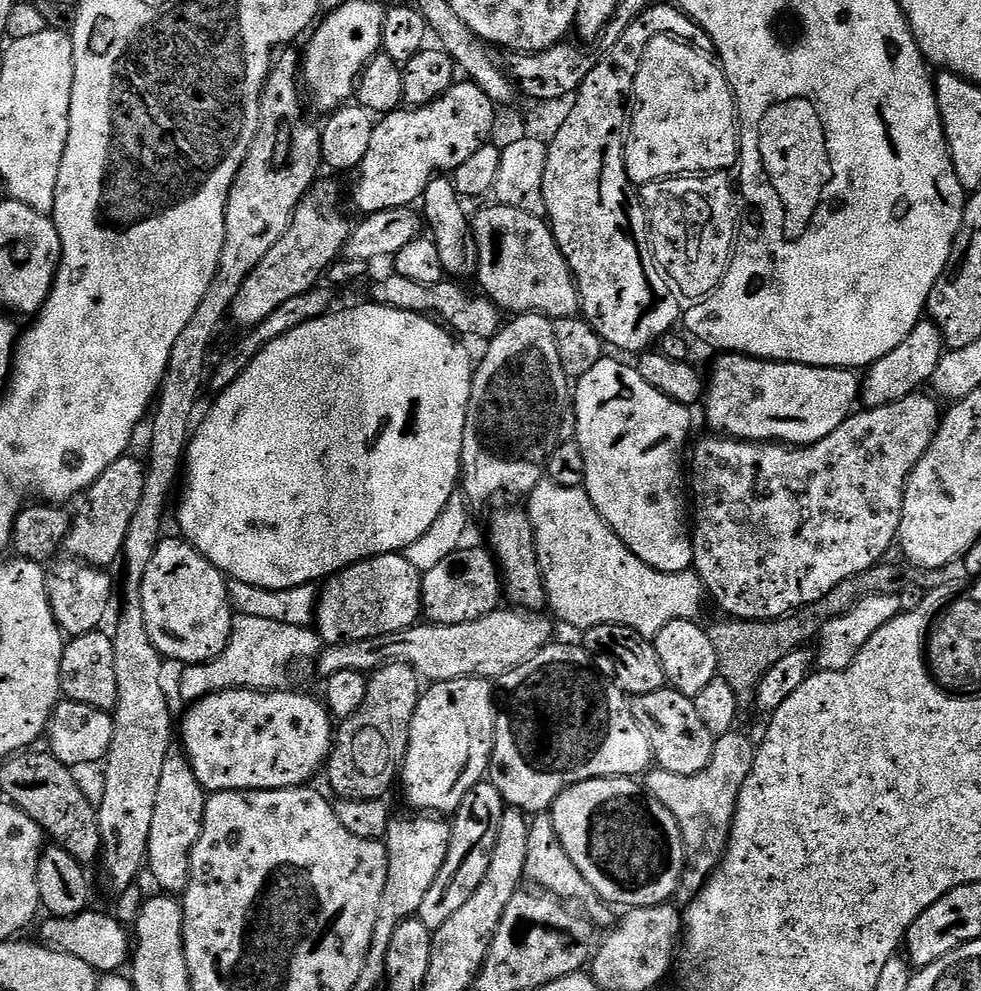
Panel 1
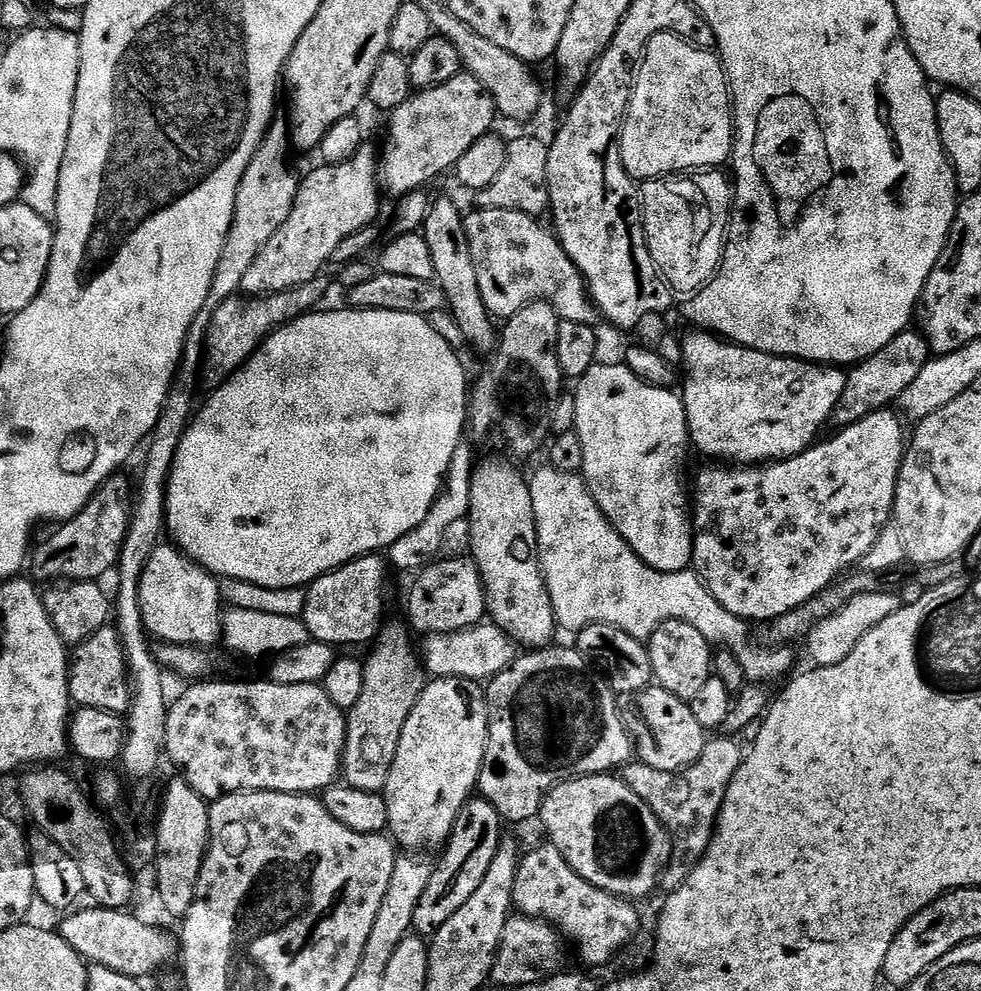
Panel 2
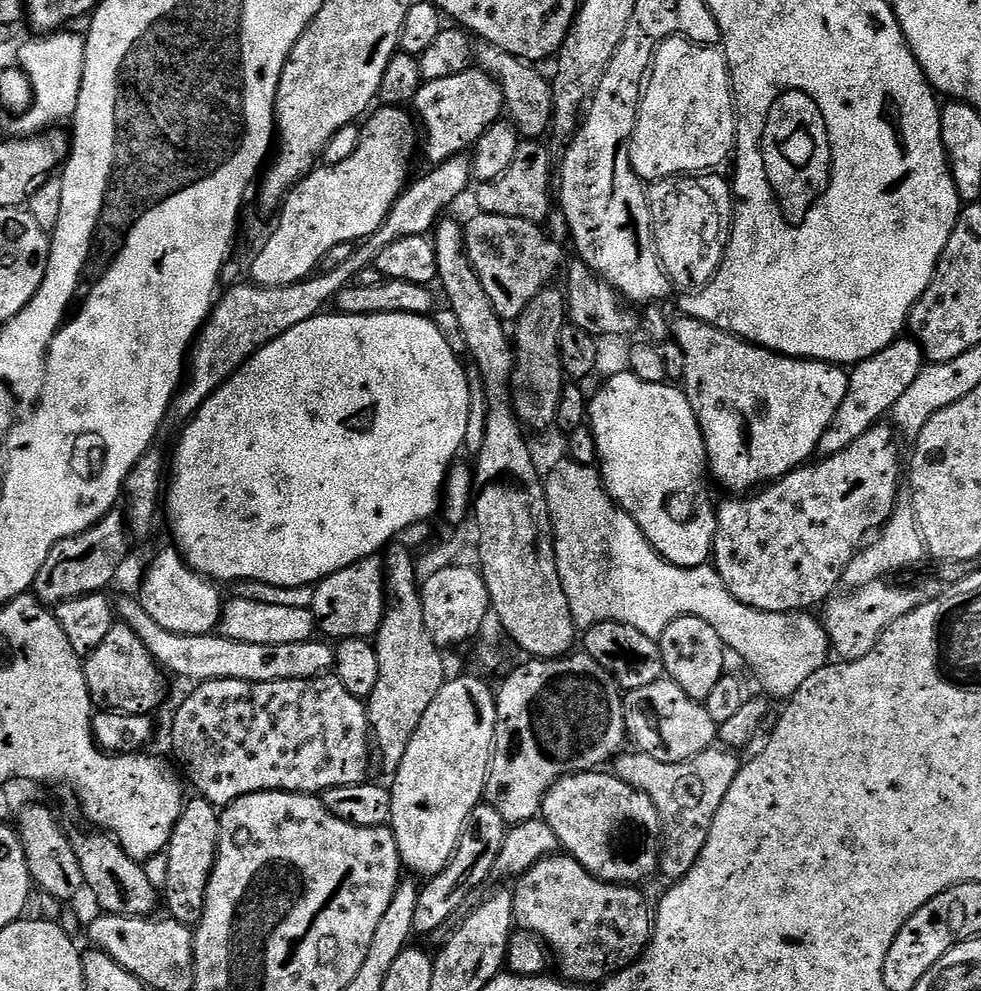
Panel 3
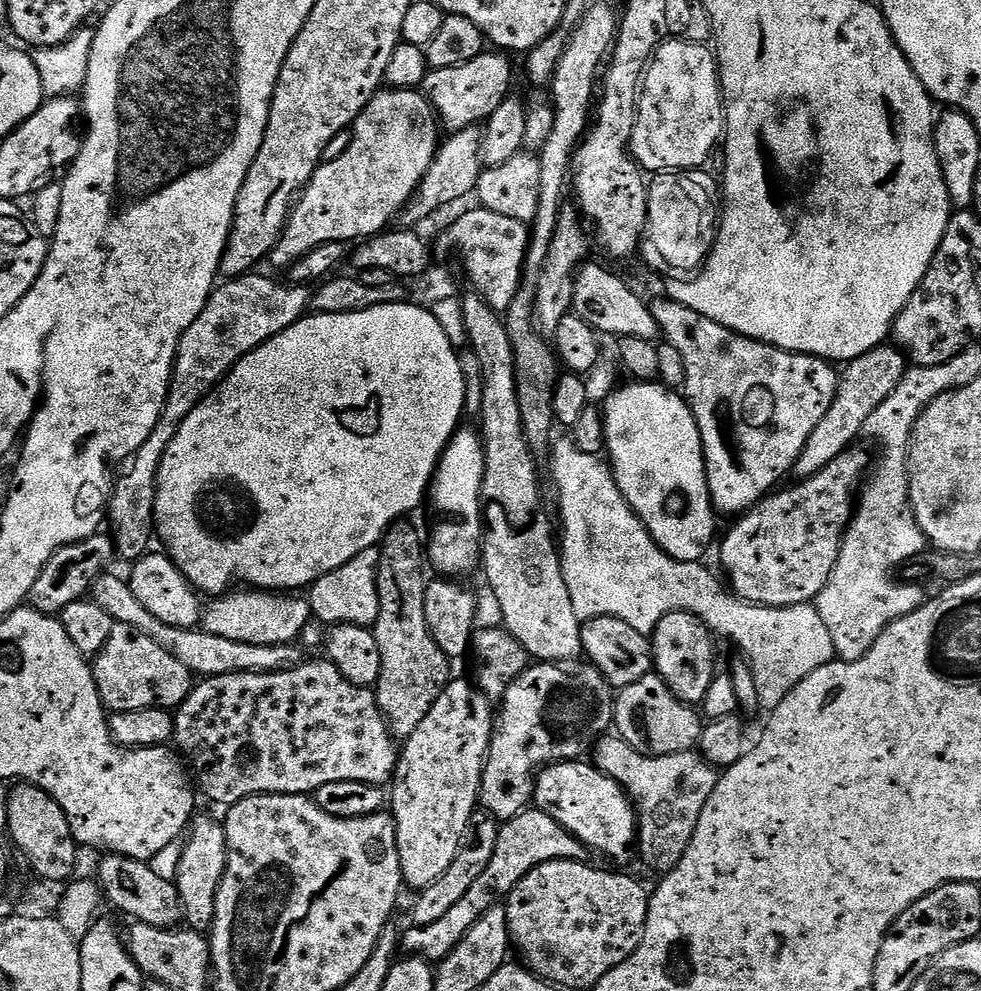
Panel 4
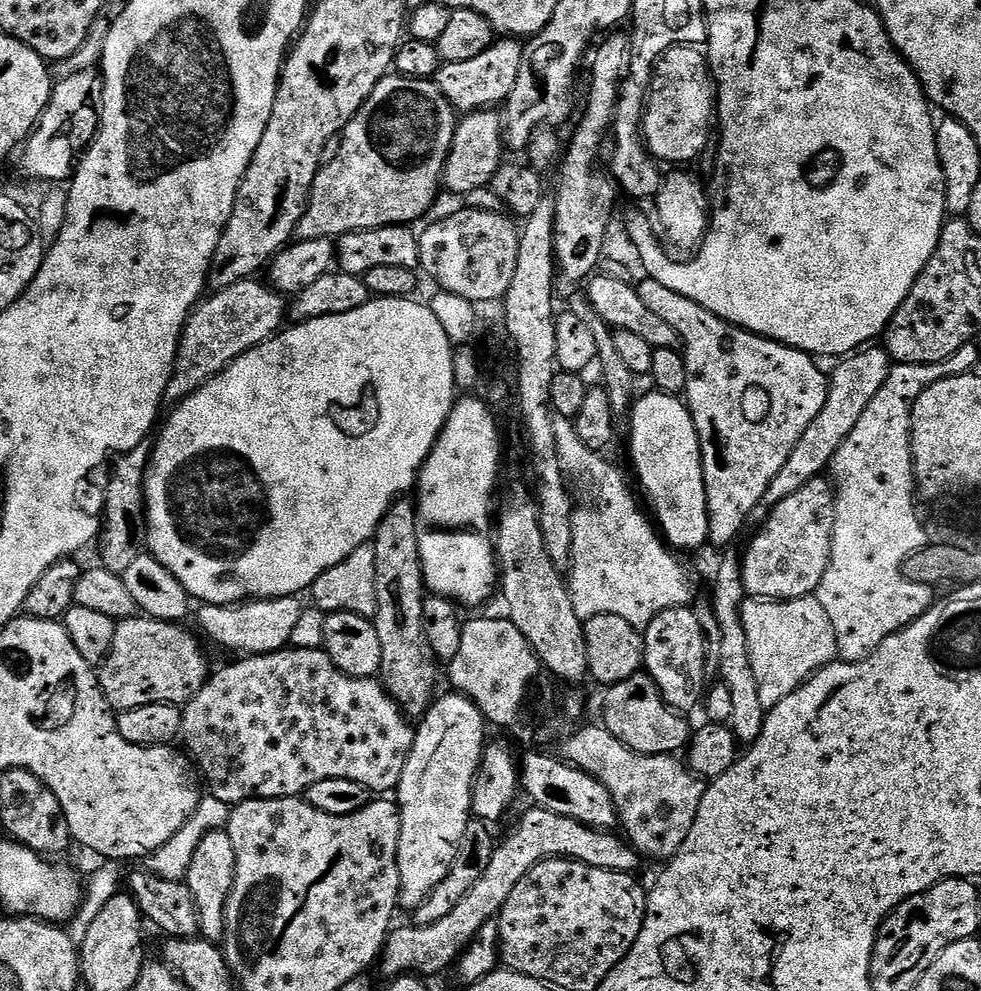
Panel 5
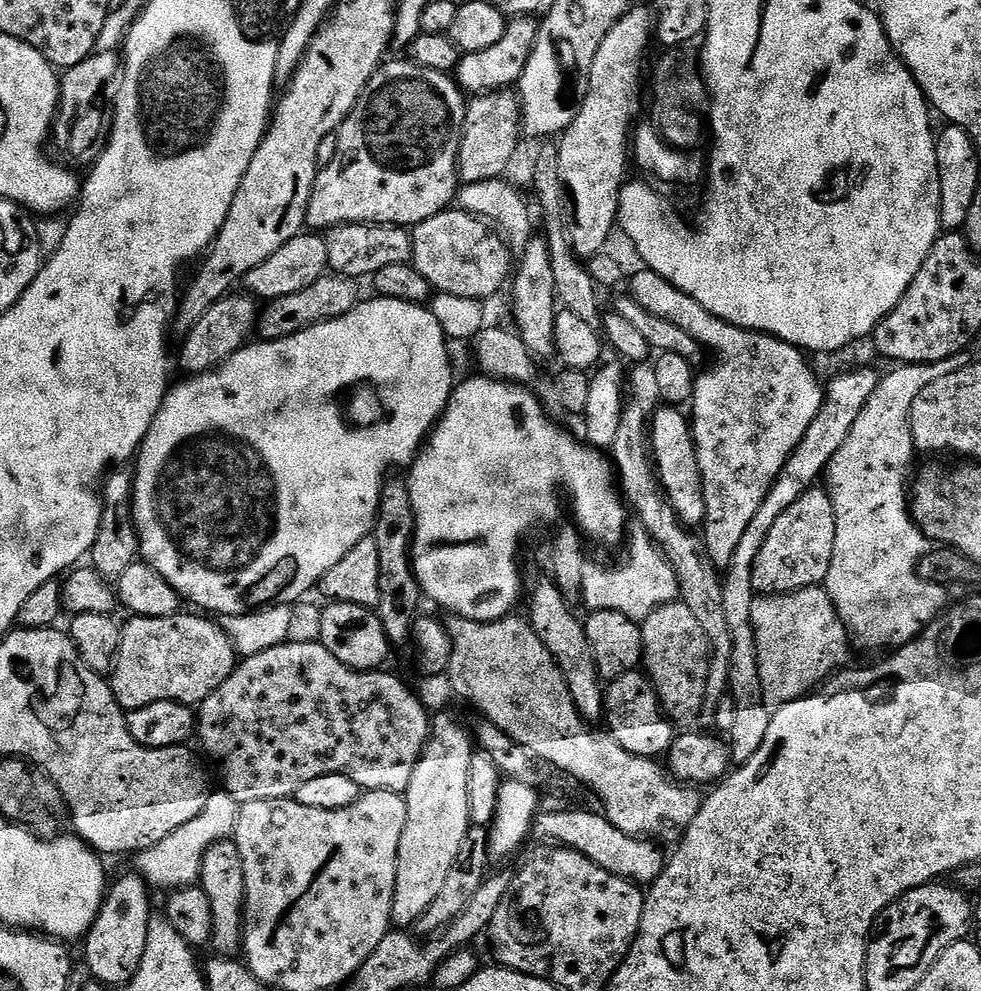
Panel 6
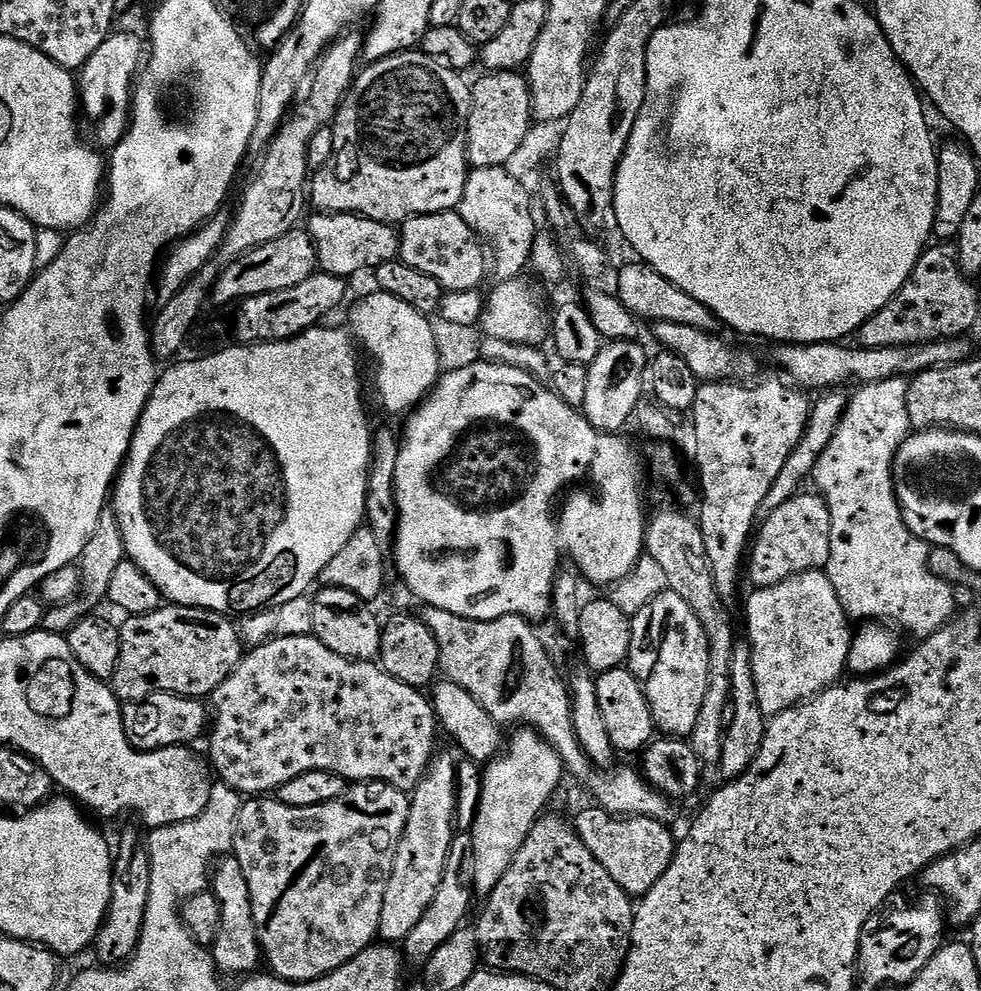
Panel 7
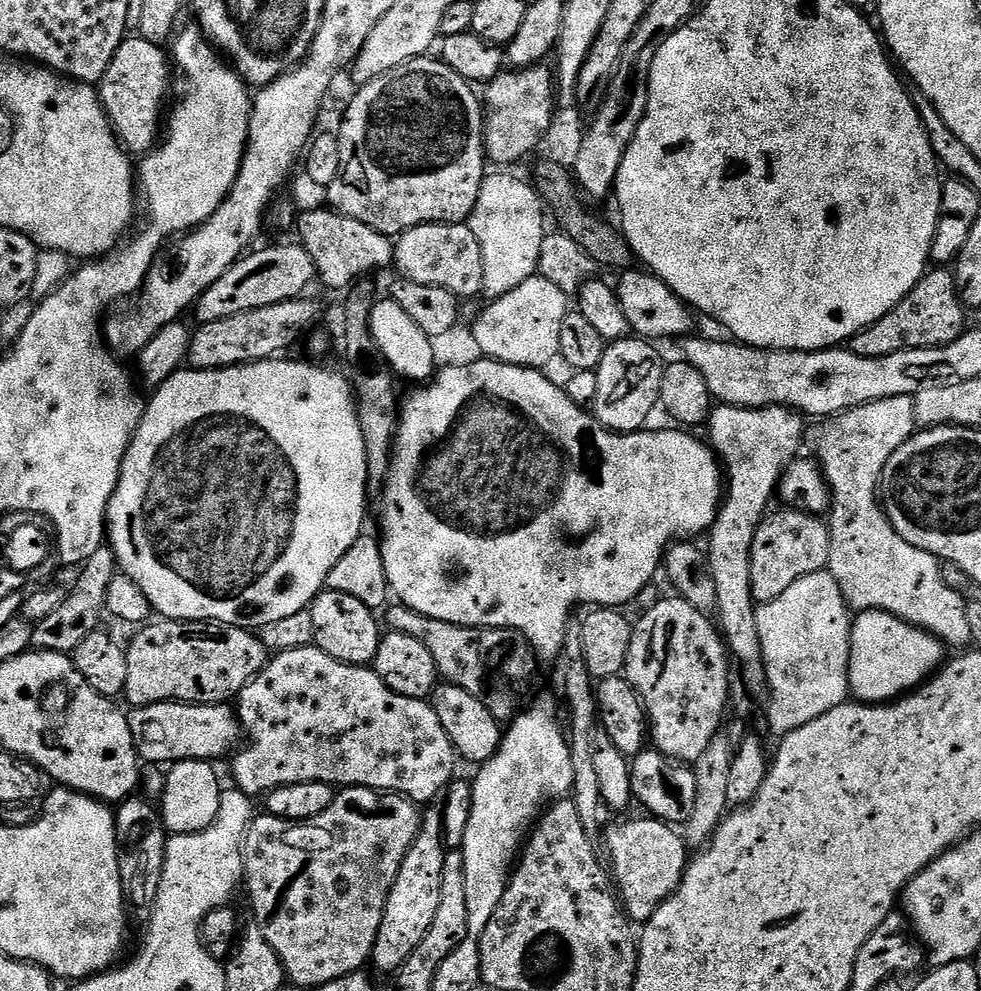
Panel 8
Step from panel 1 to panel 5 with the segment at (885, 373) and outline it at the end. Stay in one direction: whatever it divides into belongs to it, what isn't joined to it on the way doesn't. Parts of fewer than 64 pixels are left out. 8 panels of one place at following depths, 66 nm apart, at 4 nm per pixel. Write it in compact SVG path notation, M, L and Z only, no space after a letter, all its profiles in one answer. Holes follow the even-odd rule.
M870 346L841 359L837 364L840 365L830 372L828 397L822 410L818 410L818 418L814 418L814 422L810 422L810 426L806 426L806 434L802 434L802 438L798 438L794 450L790 450L790 458L786 458L782 470L778 470L778 474L774 474L770 486L766 486L766 494L762 494L762 502L758 506L754 506L751 514L750 520L753 525L763 524L771 514L772 508L778 506L778 502L790 498L790 494L798 494L798 490L802 490L802 486L817 479L823 473L820 471L823 468L825 471L831 465L838 446L842 446L842 442L846 442L850 430L854 430L854 426L858 424L866 406L885 384L886 378L889 377L892 359L887 349Z

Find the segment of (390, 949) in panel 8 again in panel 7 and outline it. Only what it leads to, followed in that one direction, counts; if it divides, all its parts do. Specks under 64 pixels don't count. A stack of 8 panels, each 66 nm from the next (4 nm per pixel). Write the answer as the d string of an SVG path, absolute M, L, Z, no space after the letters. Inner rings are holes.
M443 754L437 755L424 779L415 785L408 805L408 825L402 834L398 854L394 858L394 870L390 874L390 886L382 902L379 939L384 942L402 942L422 922L426 910L442 886L446 862L456 828L456 789L458 764Z

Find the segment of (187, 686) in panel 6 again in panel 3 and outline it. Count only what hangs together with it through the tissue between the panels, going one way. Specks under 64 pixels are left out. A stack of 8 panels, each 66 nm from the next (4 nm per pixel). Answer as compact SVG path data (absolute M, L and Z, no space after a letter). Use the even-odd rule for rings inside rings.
M117 622L113 626L110 634L106 634L106 639L98 646L98 650L94 650L83 661L83 666L86 686L92 696L93 705L101 709L142 716L155 713L155 708L164 700L164 688L160 685L160 676L162 677L160 665L156 663L152 653L146 650L138 634L134 634L134 630L130 630L130 626L126 626L123 622Z

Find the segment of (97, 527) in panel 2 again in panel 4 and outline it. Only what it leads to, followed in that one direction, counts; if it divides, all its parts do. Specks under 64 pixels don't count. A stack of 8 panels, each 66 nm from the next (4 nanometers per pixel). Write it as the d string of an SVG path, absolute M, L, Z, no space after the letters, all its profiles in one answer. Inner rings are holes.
M97 534L80 540L77 544L66 544L59 548L42 566L42 574L38 574L38 582L30 586L27 603L34 610L47 616L59 617L60 611L70 602L83 600L92 591L92 583L109 571L108 563L114 560L114 545L111 535Z

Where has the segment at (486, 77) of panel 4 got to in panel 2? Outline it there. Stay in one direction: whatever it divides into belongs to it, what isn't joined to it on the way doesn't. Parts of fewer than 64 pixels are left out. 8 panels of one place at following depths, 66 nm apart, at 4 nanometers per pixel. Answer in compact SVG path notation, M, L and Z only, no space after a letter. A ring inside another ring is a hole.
M461 74L442 86L417 91L394 109L387 120L388 137L384 140L384 156L382 152L378 160L378 176L383 191L399 198L427 189L427 184L443 172L451 173L462 154L478 138L493 131L492 123L498 120L498 113L482 82L472 75Z

